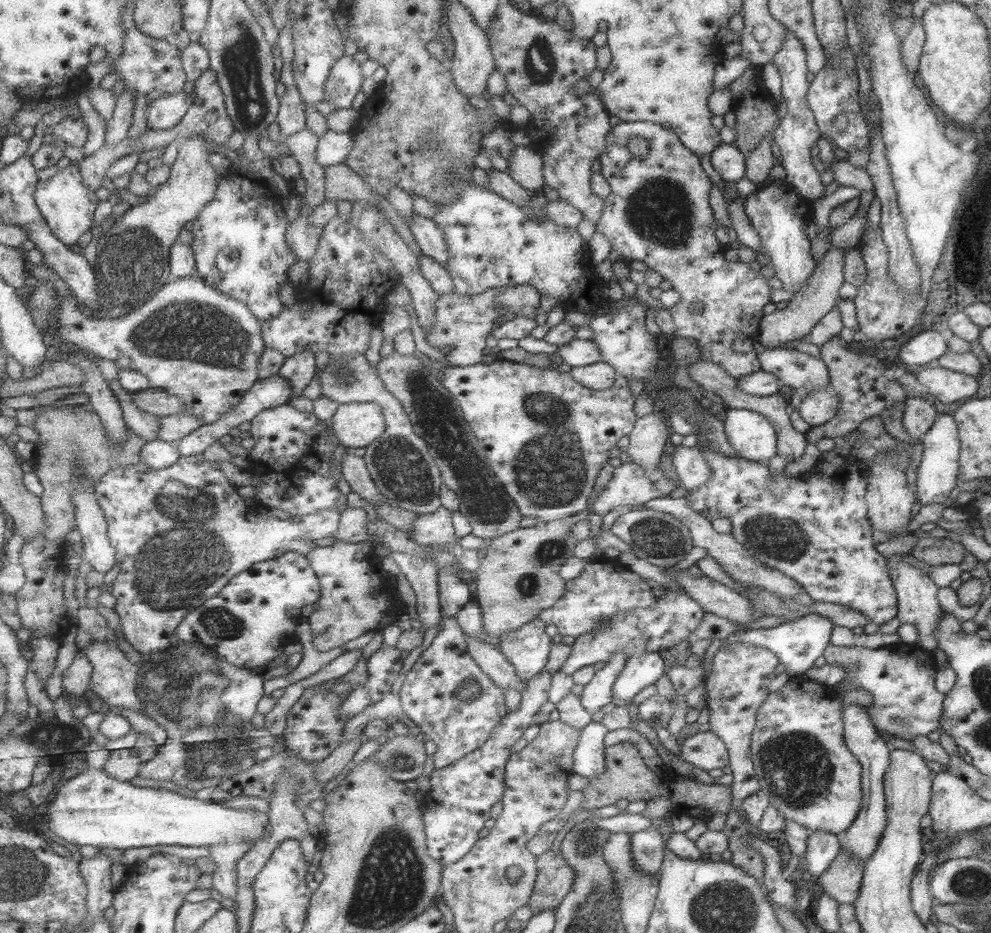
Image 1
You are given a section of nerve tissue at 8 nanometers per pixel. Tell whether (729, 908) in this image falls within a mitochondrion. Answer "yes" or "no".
yes

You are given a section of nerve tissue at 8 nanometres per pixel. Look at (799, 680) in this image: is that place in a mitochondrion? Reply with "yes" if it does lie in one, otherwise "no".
no

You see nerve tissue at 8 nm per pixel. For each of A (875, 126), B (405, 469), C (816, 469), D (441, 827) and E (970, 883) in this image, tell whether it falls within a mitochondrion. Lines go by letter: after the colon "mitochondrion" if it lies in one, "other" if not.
A: other
B: mitochondrion
C: other
D: other
E: mitochondrion

